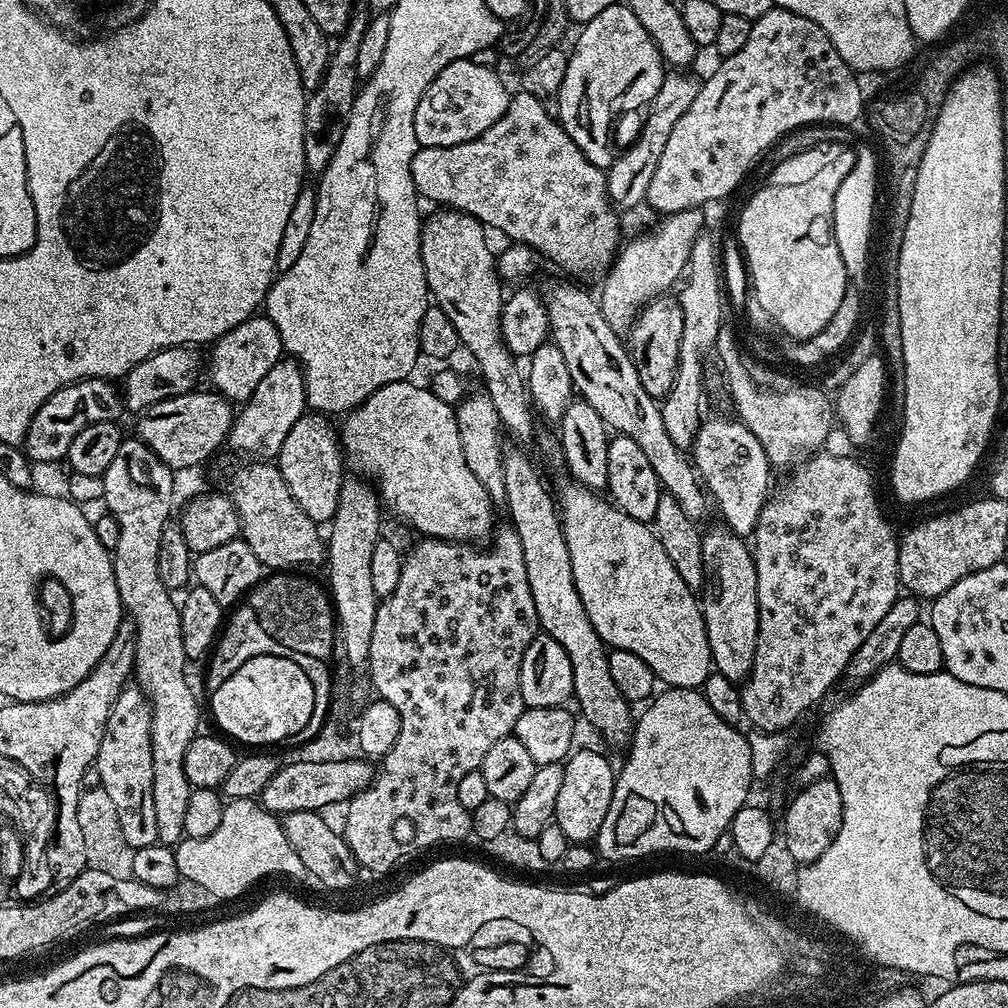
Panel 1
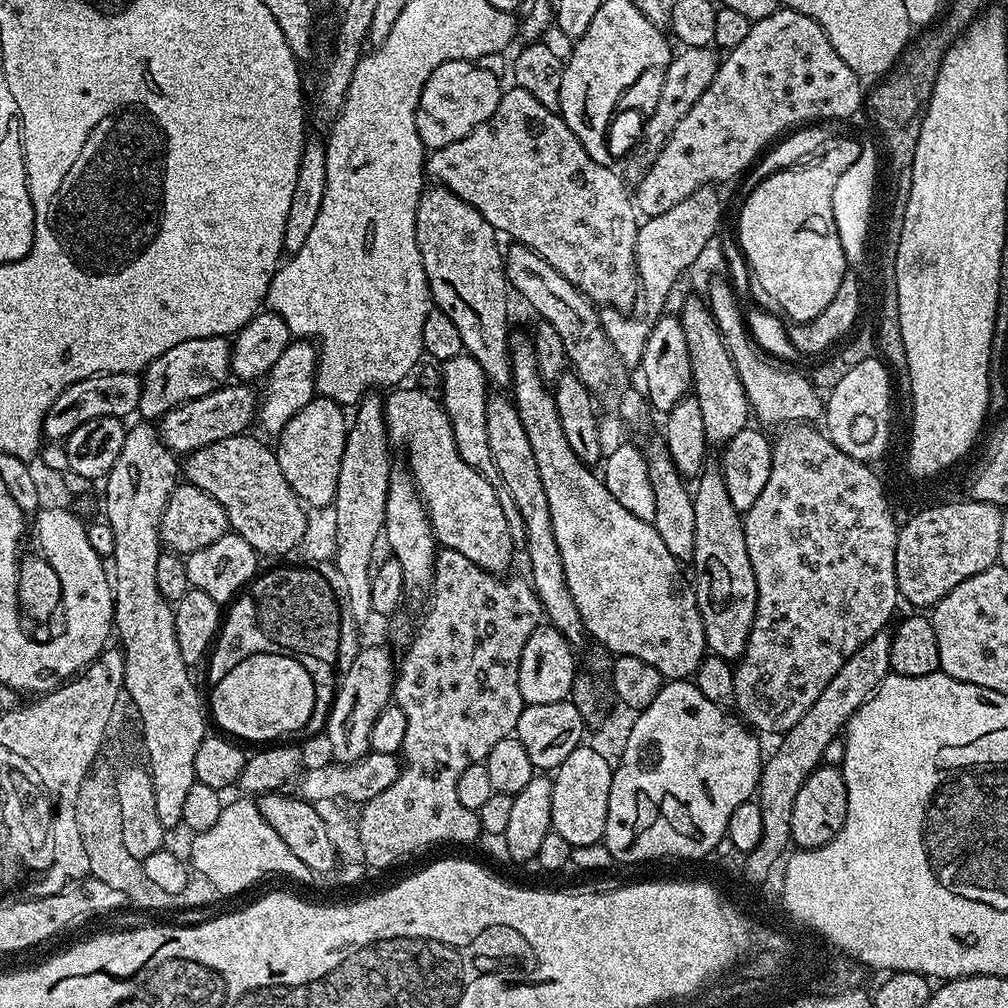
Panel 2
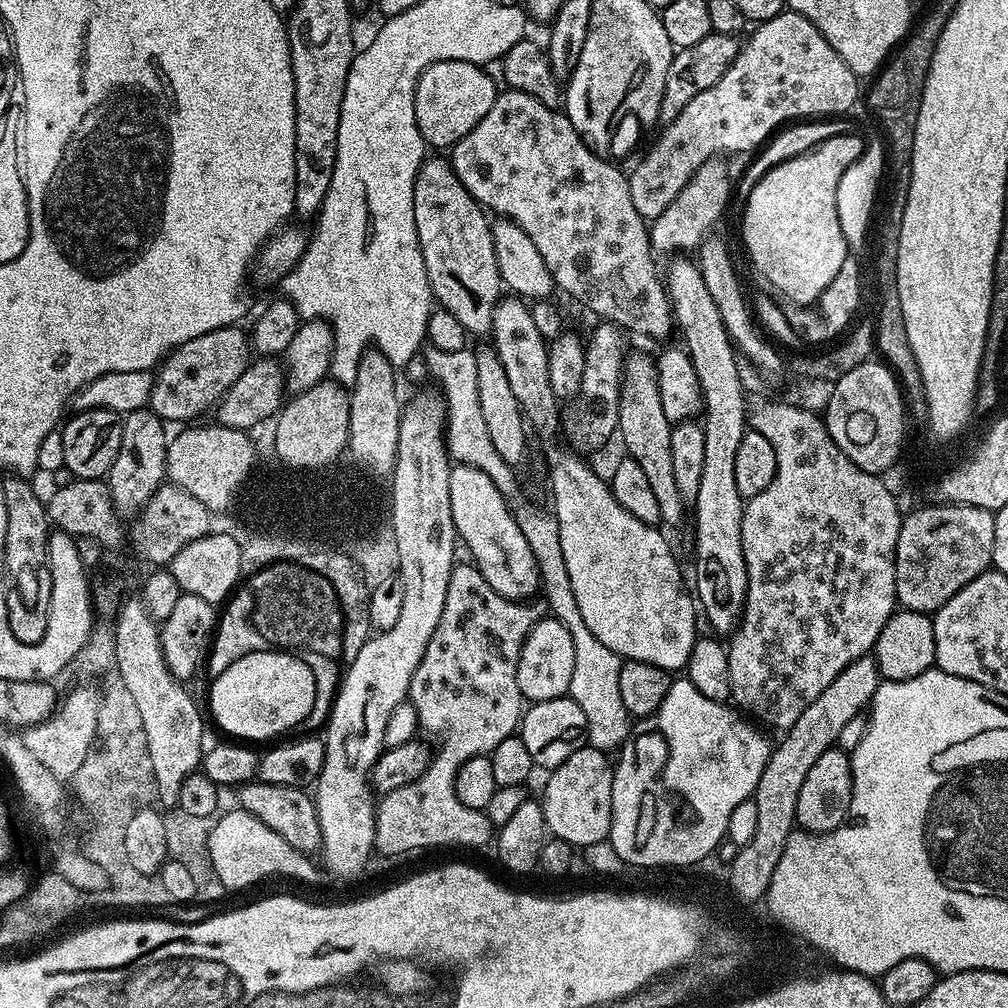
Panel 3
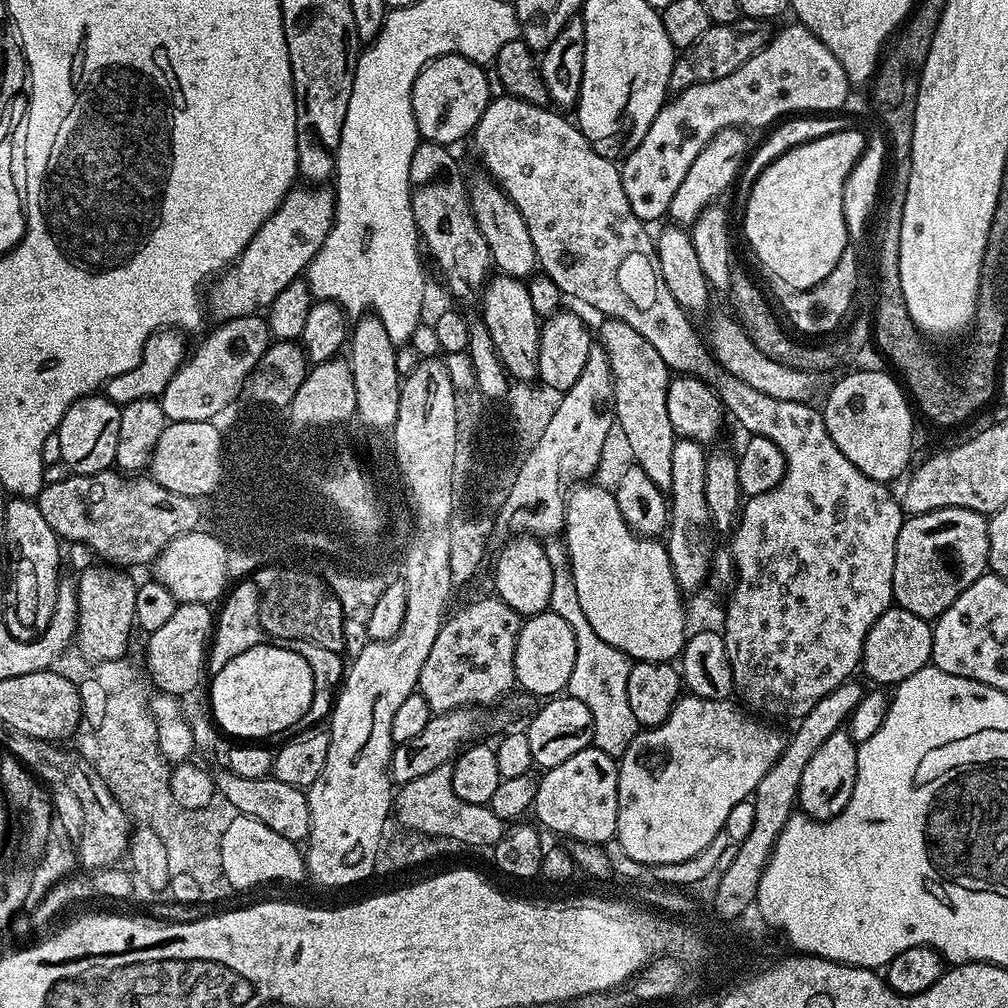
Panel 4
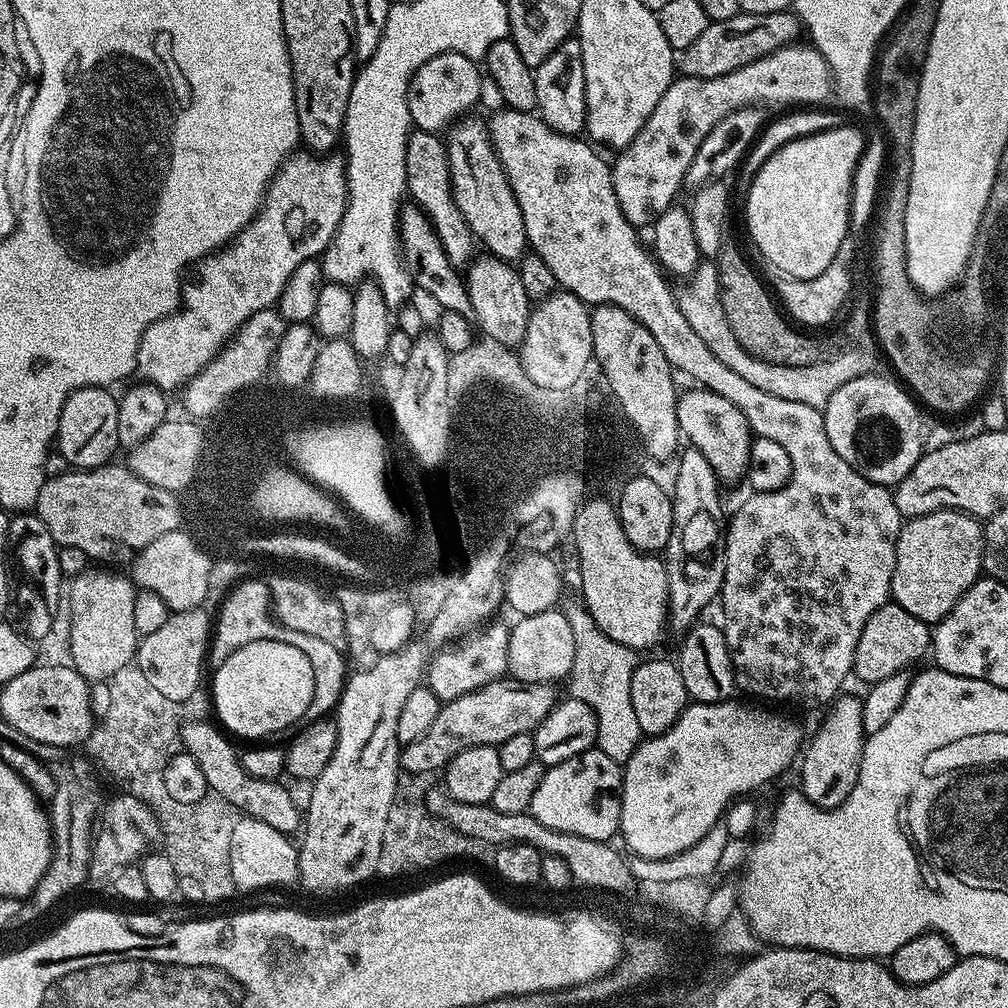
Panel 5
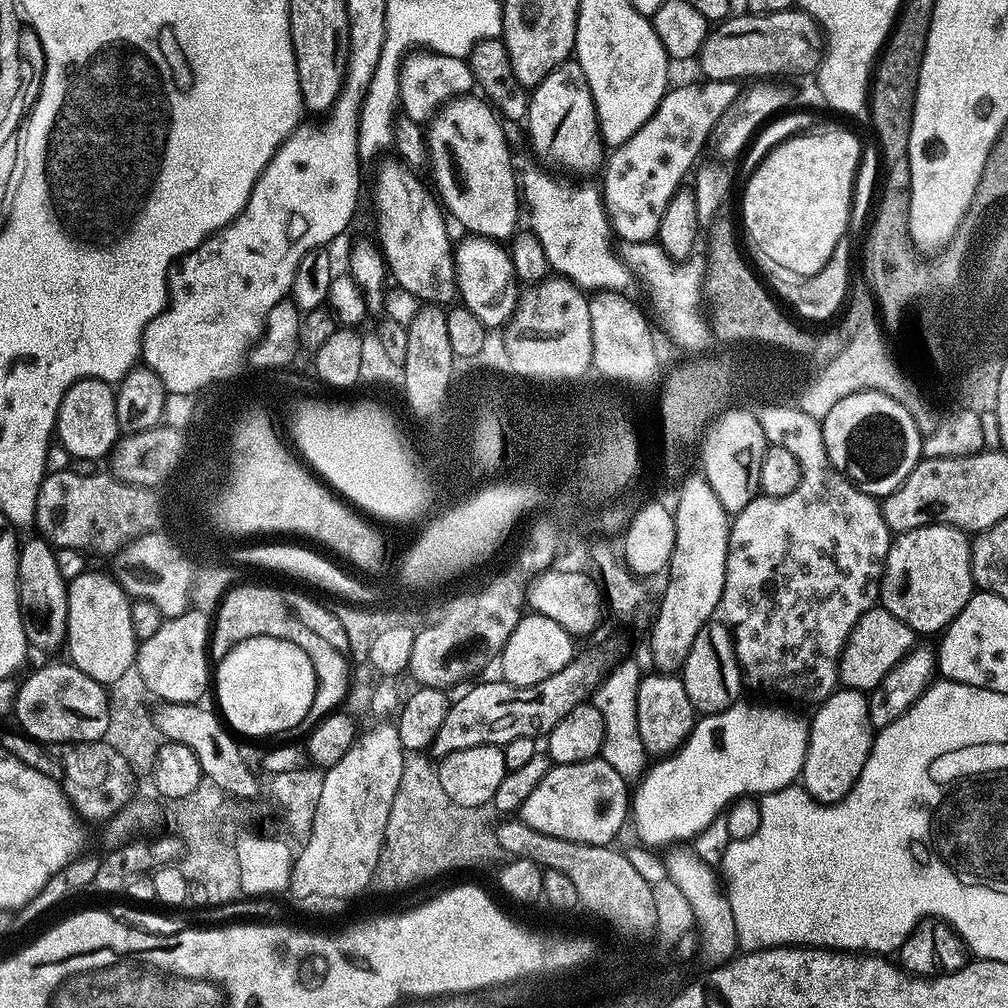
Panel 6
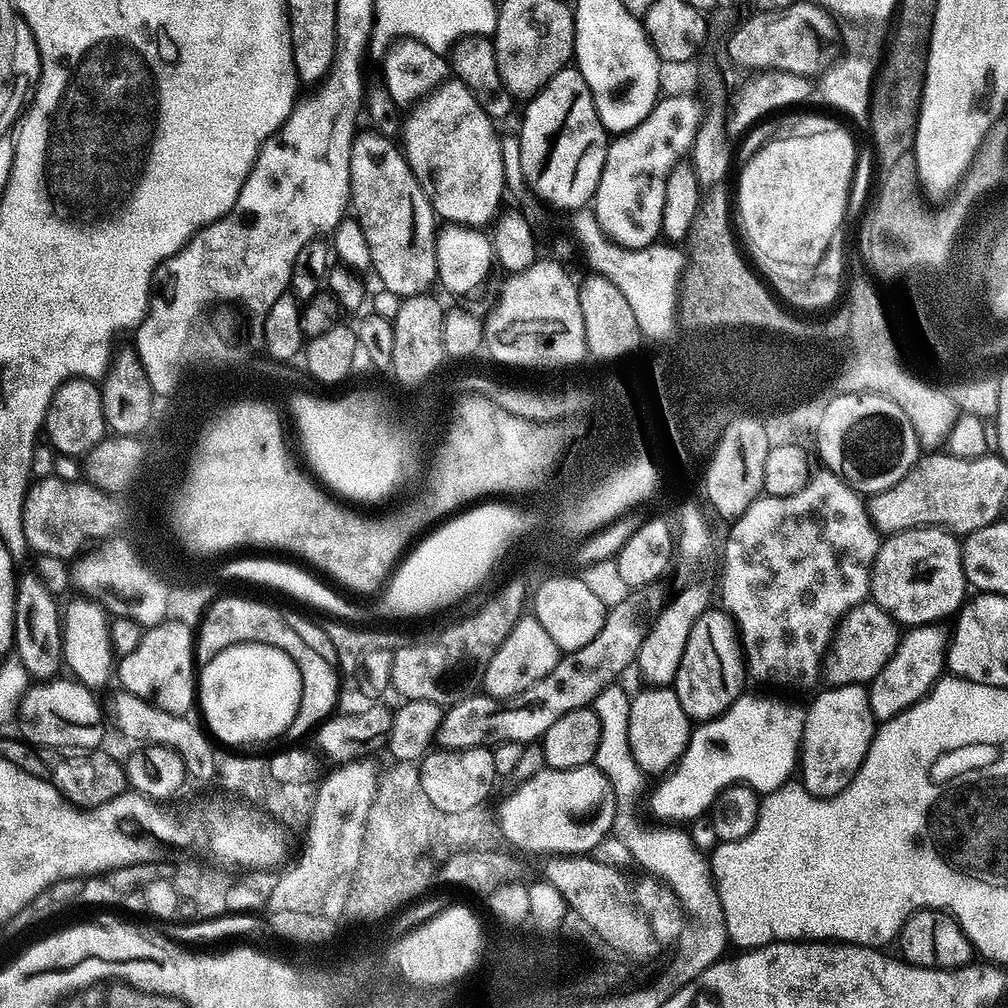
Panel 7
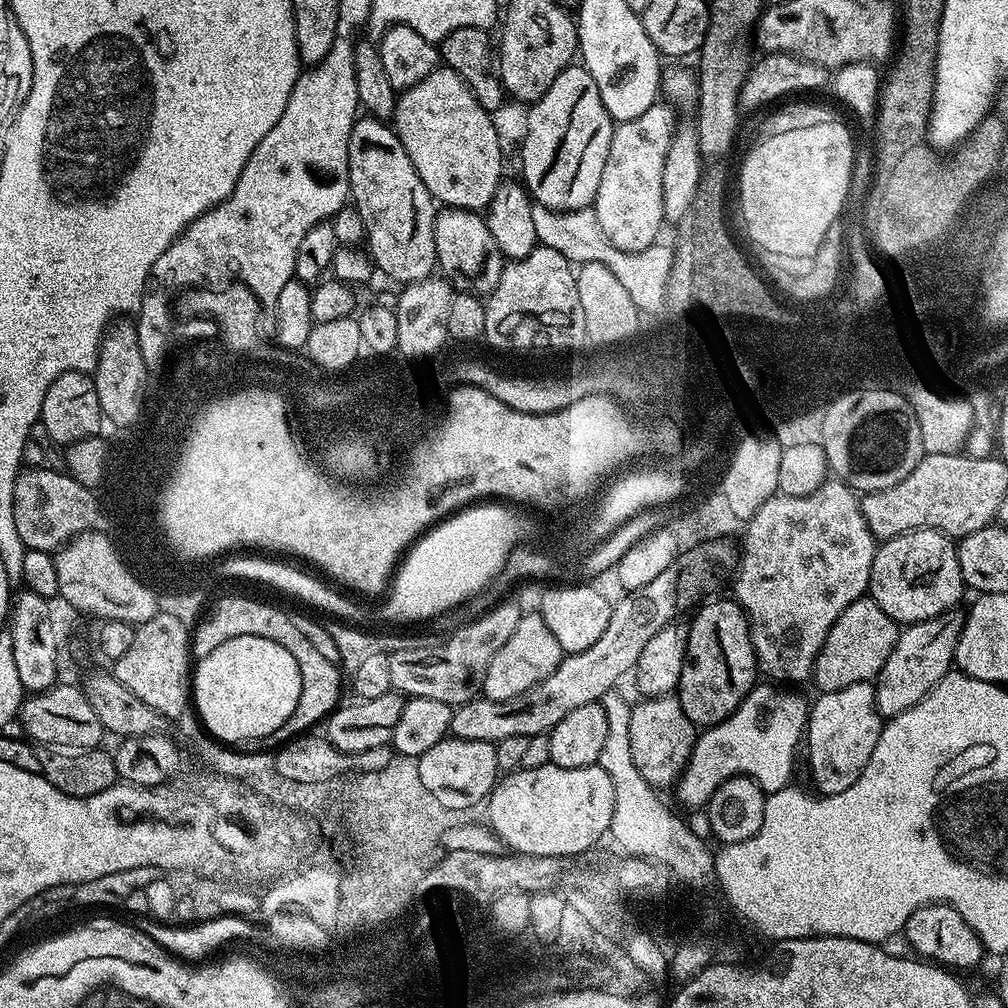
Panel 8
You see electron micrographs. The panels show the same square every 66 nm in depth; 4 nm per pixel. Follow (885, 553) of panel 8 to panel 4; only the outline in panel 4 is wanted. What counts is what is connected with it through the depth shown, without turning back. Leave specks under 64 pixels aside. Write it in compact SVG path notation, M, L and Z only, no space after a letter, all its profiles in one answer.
M951 507L920 510L909 515L894 550L892 599L910 614L929 622L941 616L980 576L989 571L988 520L974 510Z

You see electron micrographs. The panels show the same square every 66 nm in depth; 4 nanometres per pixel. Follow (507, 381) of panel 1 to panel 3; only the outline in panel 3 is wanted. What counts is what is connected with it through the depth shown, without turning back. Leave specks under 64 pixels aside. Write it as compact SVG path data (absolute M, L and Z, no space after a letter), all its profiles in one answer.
M425 159L421 164L414 186L414 222L418 230L419 246L426 264L427 280L431 284L435 301L454 314L469 335L489 335L493 324L494 310L504 290L498 270L497 255L494 254L491 221L485 209L462 186L451 163L447 159Z

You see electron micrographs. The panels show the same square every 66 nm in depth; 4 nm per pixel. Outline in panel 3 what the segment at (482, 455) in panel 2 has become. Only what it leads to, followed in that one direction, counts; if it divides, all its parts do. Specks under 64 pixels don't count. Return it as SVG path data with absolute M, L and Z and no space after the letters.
M427 343L421 351L433 379L439 378L439 389L445 403L446 447L451 459L480 469L494 482L499 492L524 492L517 480L513 465L505 462L491 441L482 406L479 405L478 364L476 353L469 347L456 351L442 351Z

